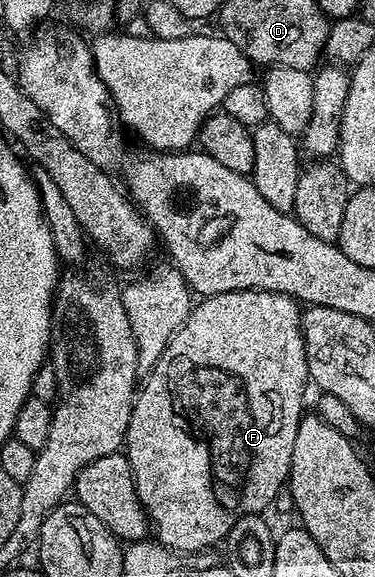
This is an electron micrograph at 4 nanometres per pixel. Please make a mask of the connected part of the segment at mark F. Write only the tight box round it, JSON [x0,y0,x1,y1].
[123,290,311,556]

